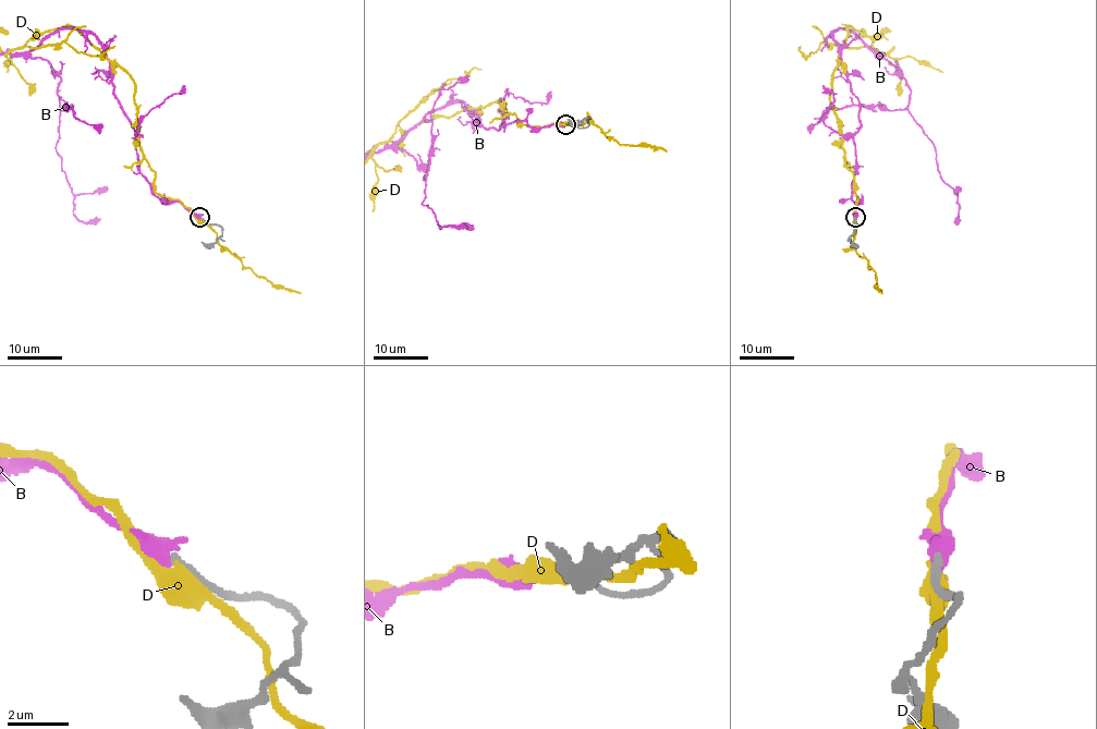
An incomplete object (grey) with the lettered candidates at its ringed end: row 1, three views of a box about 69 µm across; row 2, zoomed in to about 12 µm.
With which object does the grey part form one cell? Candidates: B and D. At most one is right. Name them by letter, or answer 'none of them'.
B

